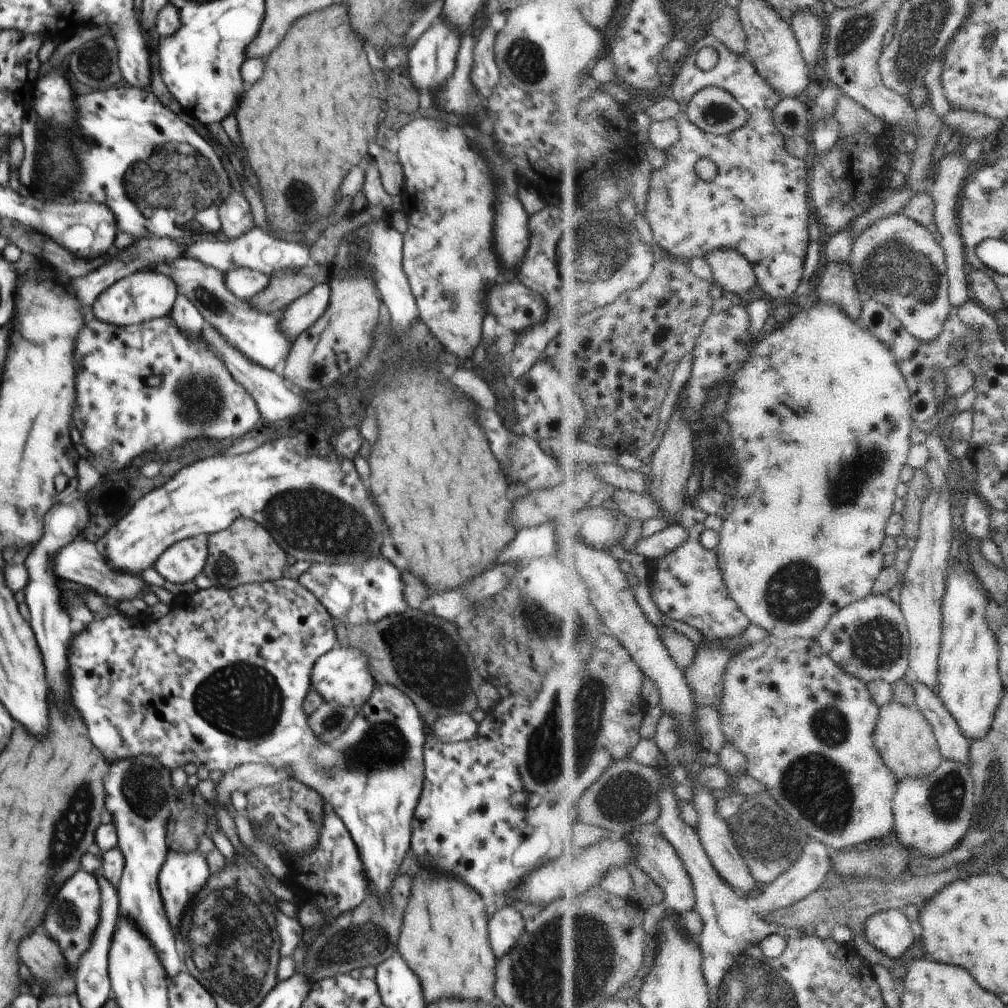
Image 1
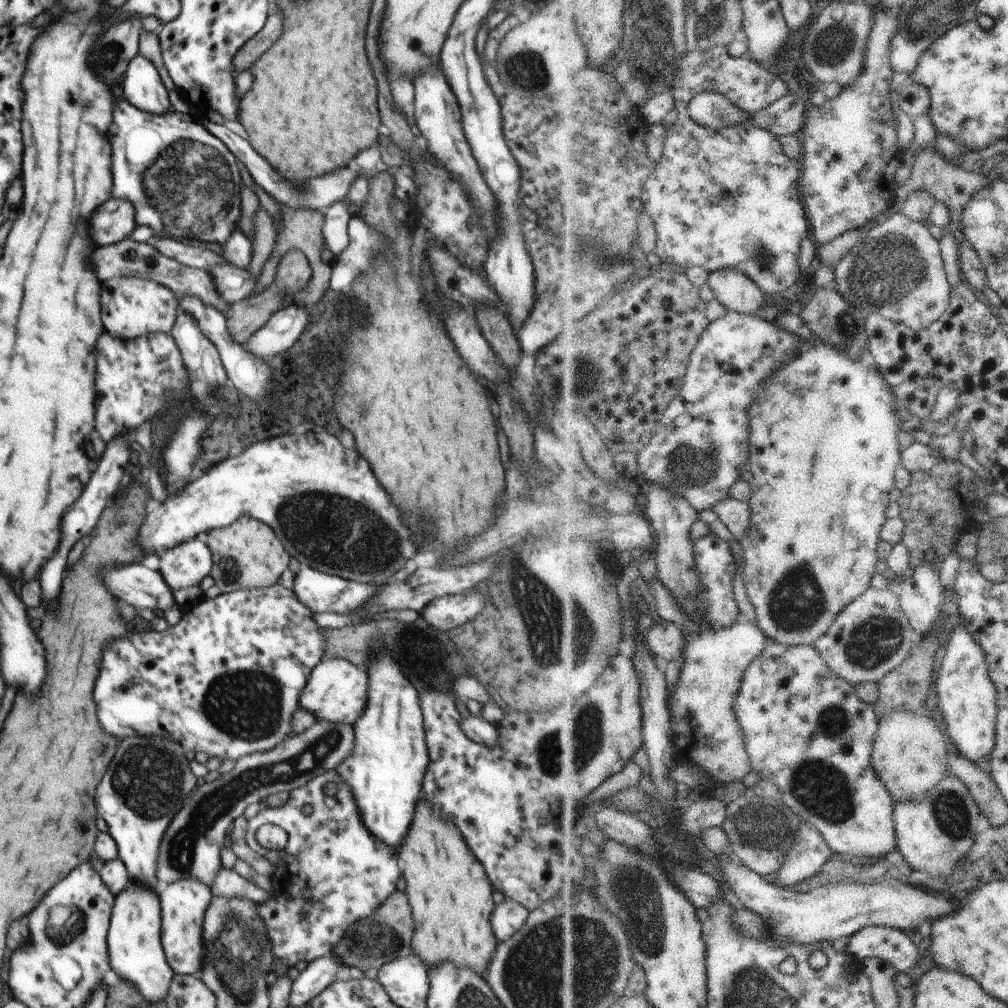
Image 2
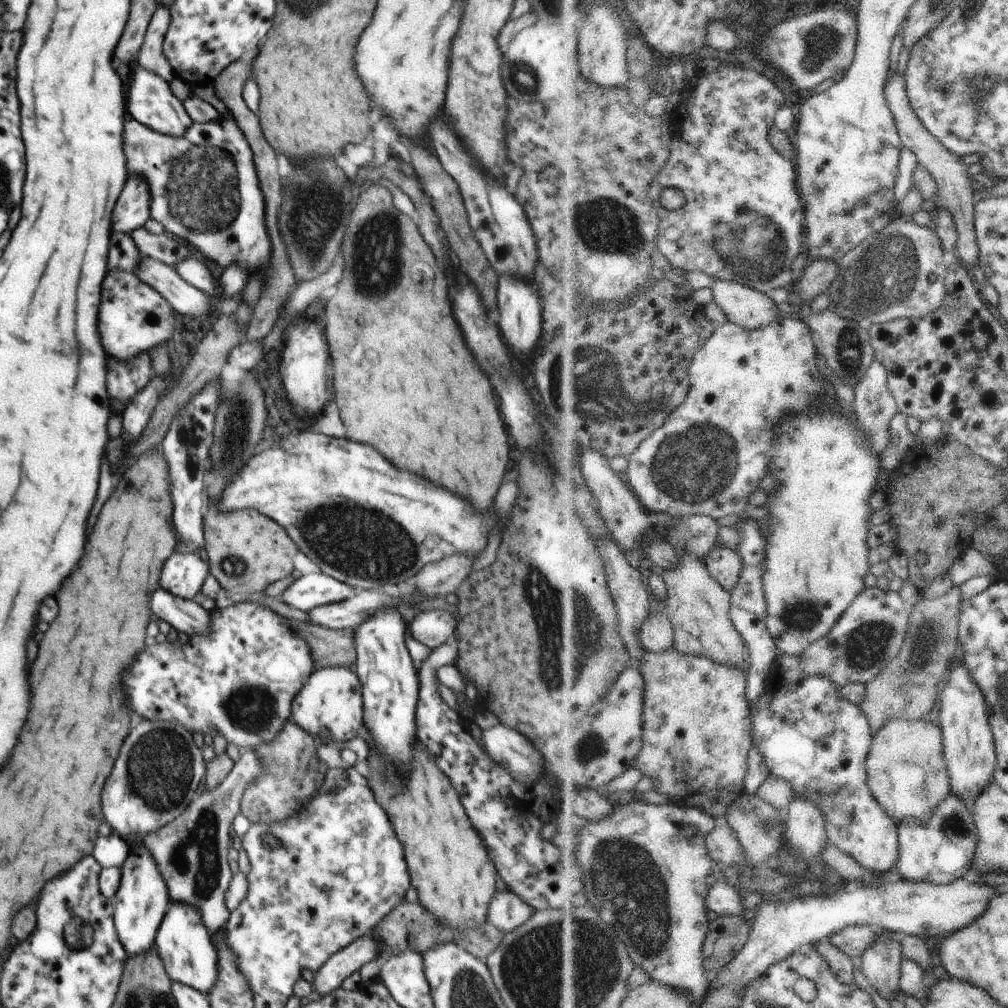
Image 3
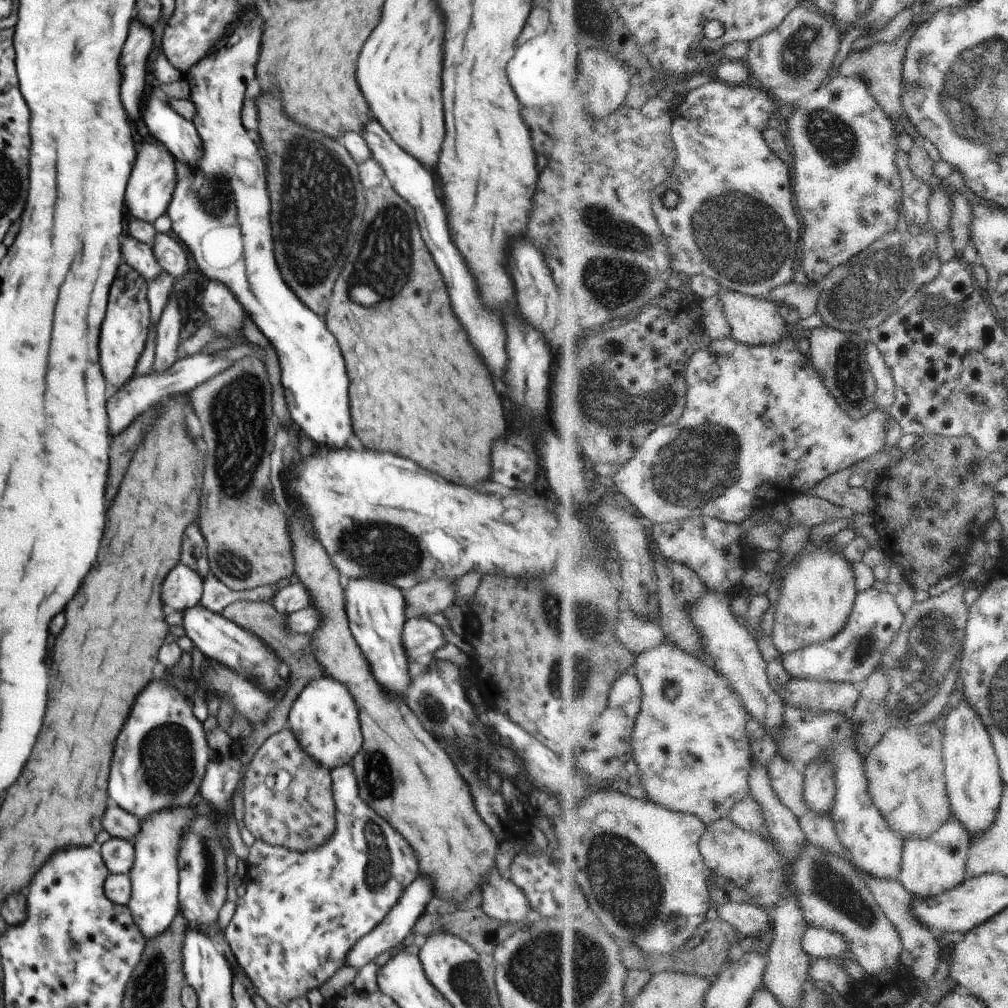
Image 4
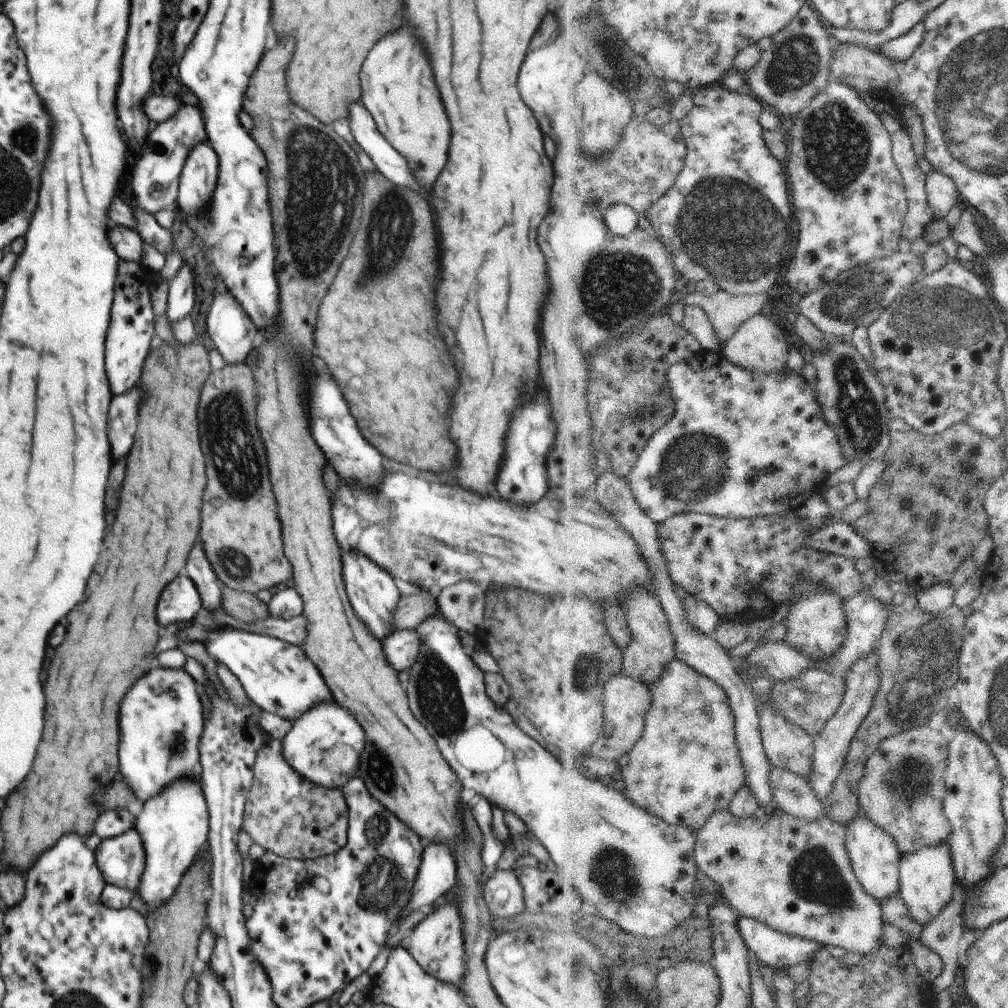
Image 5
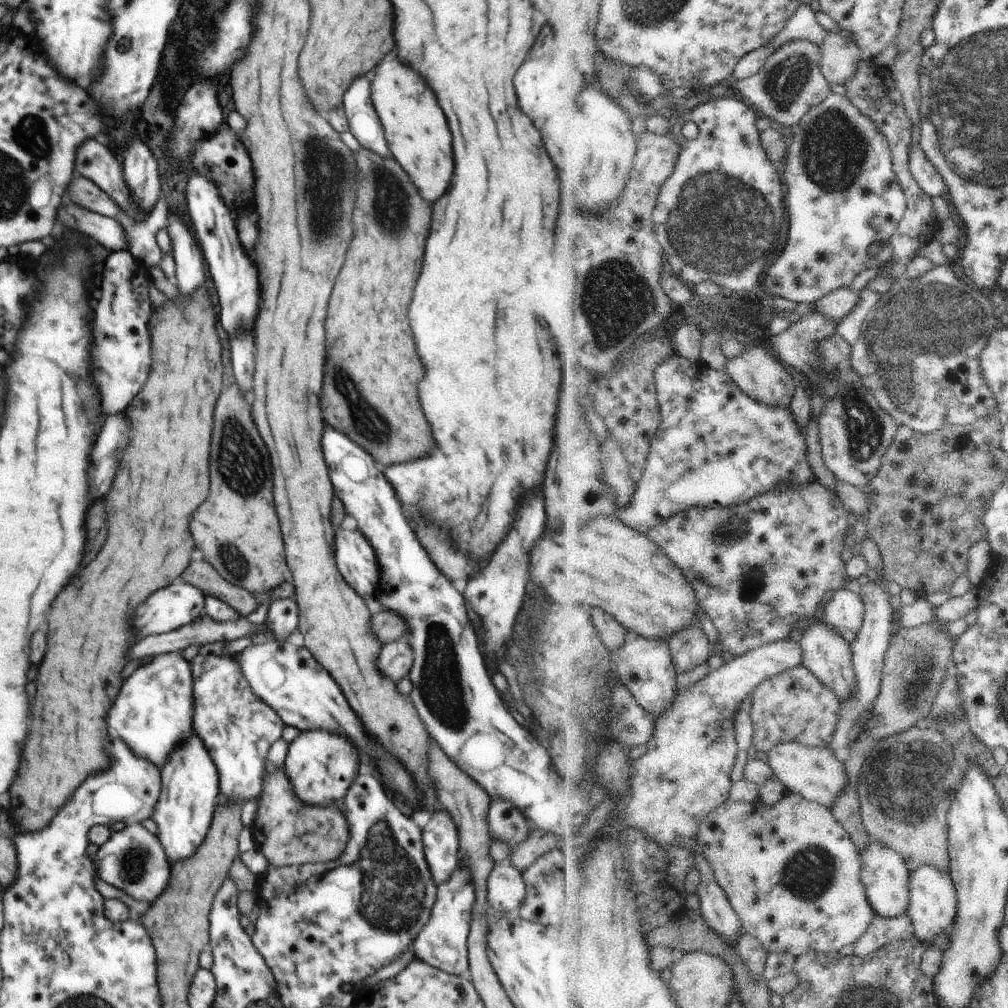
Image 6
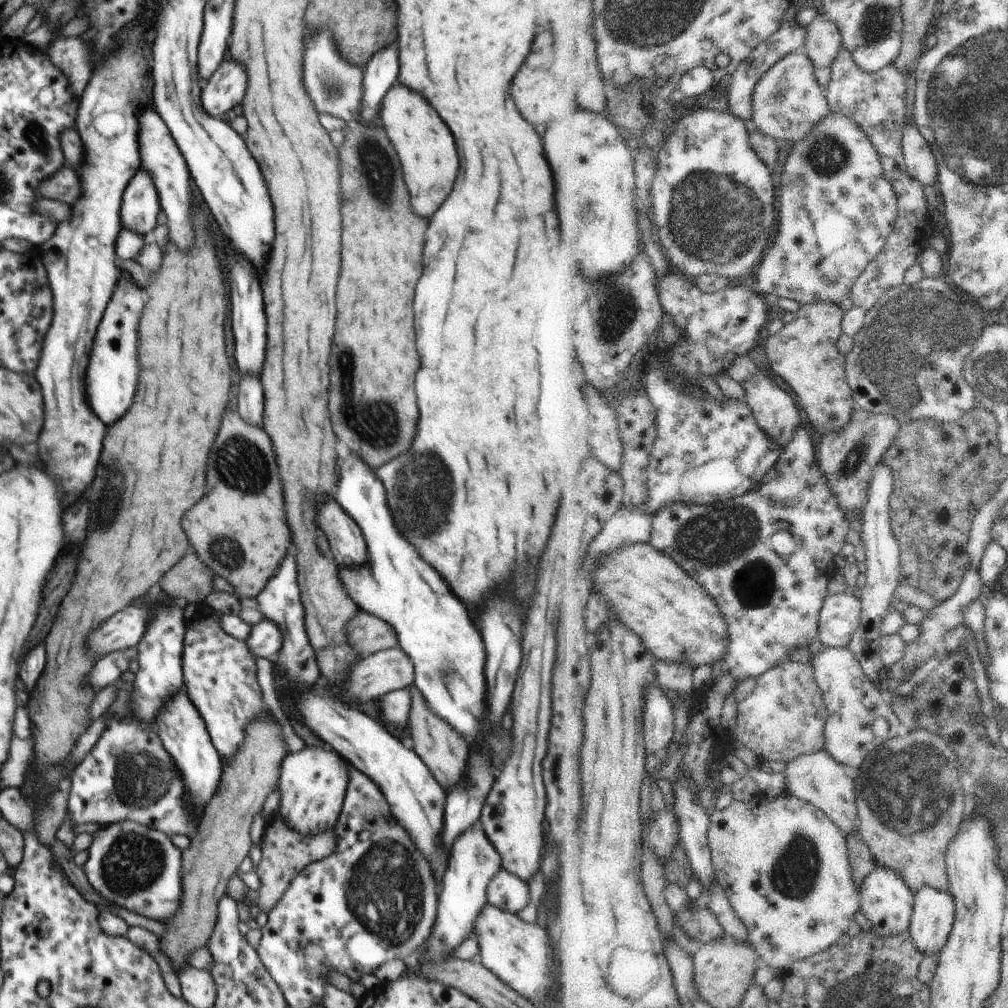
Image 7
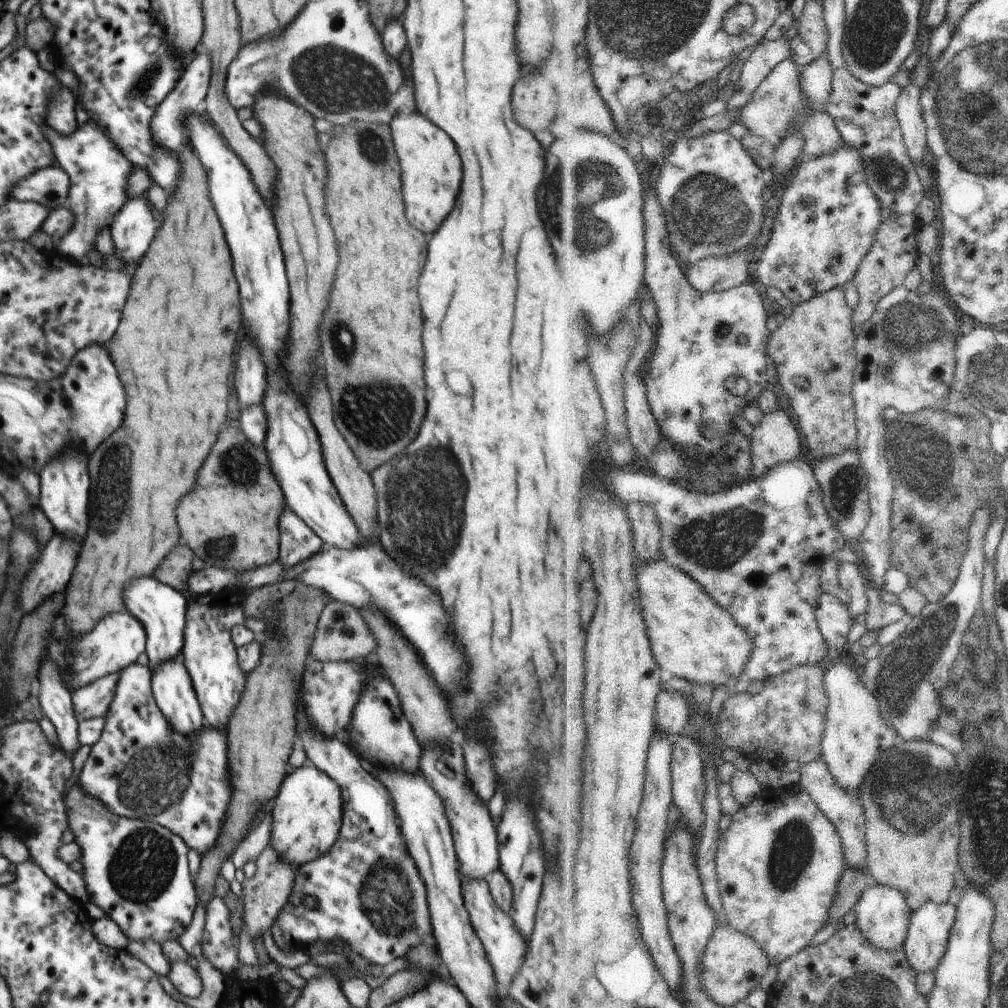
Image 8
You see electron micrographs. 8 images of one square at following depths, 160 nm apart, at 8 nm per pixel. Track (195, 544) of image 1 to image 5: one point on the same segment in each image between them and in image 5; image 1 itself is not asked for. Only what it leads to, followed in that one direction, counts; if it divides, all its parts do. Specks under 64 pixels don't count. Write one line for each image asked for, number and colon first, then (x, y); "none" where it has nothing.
2: (187, 565)
3: (183, 575)
4: (183, 589)
5: (181, 602)

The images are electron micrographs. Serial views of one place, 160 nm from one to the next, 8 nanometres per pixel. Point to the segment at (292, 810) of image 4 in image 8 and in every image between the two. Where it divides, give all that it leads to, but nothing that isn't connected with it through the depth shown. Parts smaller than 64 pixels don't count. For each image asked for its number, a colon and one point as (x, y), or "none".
5: (285, 814)
6: (287, 832)
7: (285, 853)
8: (265, 894)

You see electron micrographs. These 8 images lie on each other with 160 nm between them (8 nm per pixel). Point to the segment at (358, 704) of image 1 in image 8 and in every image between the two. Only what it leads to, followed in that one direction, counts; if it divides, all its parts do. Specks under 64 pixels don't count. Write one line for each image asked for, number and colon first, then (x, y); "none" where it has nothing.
2: (336, 690)
3: (330, 705)
4: (324, 718)
5: (323, 745)
6: (321, 767)
7: (313, 782)
8: (307, 812)

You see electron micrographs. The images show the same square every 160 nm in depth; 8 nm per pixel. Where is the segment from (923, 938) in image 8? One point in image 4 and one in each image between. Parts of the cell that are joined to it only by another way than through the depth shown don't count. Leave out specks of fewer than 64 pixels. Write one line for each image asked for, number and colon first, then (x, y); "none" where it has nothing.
4: (933, 866)
5: (929, 879)
6: (934, 909)
7: (935, 915)

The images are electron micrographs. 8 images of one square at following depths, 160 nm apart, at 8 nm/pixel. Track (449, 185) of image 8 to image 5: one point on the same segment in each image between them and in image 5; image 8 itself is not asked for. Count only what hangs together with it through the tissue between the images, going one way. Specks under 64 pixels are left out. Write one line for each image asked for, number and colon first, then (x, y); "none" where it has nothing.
5: (398, 87)
6: (417, 134)
7: (427, 151)

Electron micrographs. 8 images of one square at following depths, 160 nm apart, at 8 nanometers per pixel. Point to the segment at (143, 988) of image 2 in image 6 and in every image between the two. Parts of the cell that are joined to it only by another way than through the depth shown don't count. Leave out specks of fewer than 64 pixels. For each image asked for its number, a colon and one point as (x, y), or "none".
3: (142, 900)
4: (154, 902)
5: (174, 825)
6: (184, 811)

